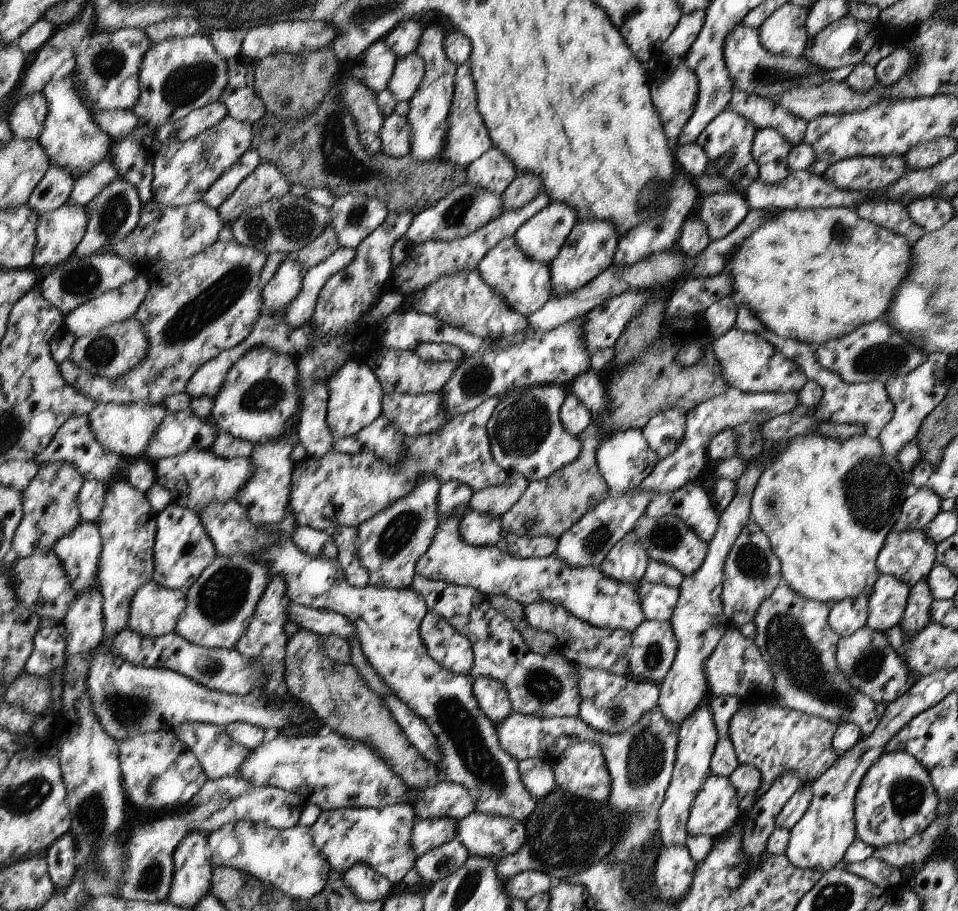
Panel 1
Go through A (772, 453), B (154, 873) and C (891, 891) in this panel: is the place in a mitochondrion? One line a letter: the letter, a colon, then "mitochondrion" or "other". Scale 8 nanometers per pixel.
A: other
B: mitochondrion
C: other

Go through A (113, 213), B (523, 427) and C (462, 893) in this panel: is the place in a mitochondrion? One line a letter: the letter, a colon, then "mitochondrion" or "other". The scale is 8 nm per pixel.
A: mitochondrion
B: mitochondrion
C: mitochondrion

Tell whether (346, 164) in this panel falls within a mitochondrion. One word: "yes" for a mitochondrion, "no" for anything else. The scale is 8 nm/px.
yes

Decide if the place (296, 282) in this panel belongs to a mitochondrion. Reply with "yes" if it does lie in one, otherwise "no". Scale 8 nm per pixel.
no

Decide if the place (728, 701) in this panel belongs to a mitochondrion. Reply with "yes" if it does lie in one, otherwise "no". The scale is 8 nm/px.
no

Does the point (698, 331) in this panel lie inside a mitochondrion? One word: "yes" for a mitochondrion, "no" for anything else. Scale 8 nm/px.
no

